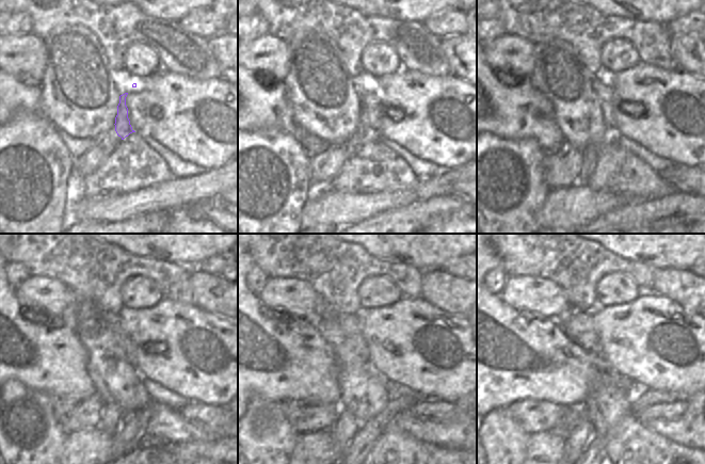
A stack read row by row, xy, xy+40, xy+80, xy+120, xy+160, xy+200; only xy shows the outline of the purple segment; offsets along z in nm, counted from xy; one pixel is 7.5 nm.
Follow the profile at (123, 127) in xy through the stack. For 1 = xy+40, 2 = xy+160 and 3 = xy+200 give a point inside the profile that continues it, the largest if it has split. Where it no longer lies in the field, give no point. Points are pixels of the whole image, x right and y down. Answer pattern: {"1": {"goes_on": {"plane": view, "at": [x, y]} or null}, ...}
{"1": {"goes_on": {"plane": "xy+40", "at": [352, 144]}}, "2": {"goes_on": {"plane": "xy+160", "at": [343, 431]}}, "3": {"goes_on": {"plane": "xy+200", "at": [577, 441]}}}

